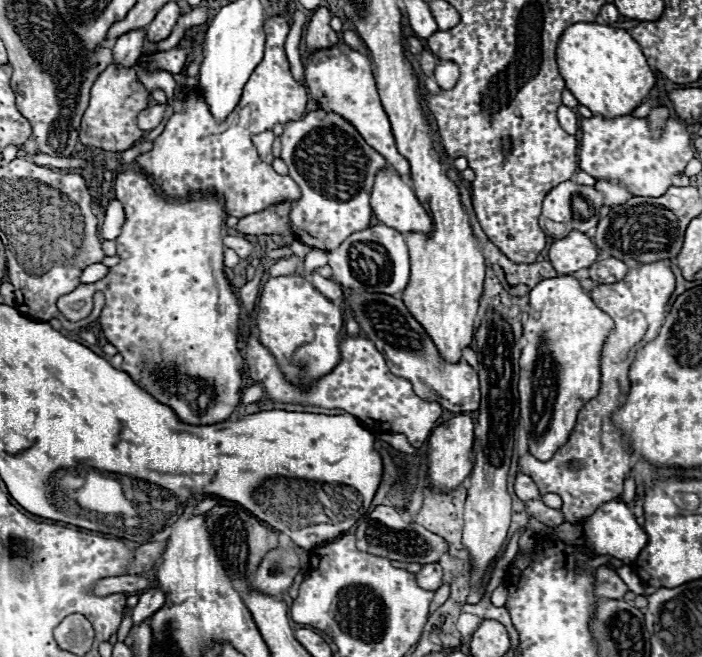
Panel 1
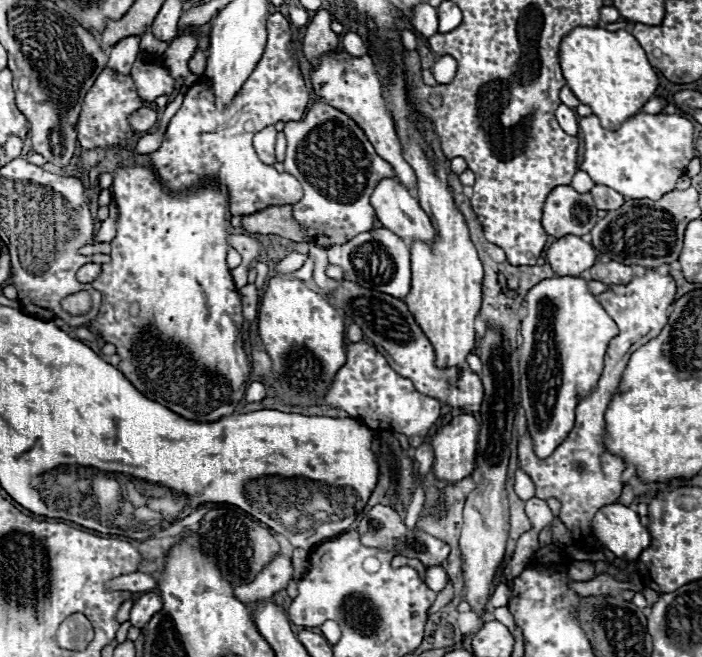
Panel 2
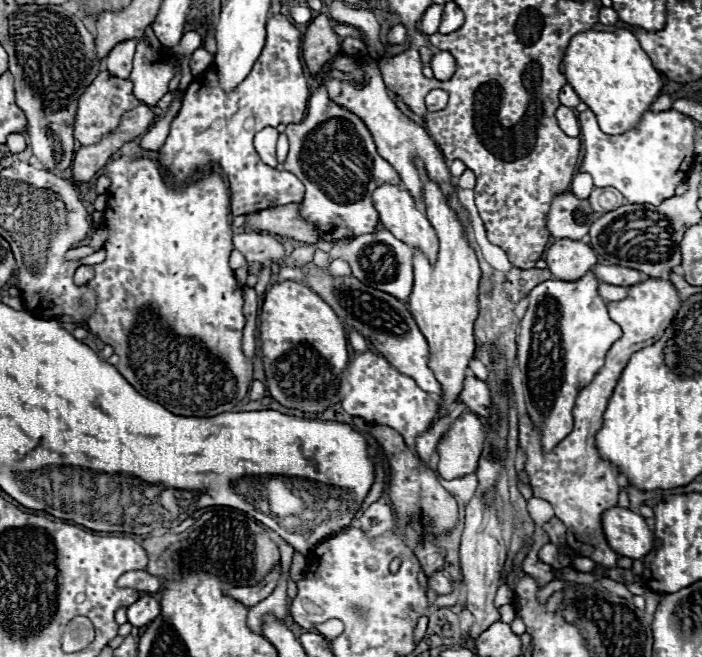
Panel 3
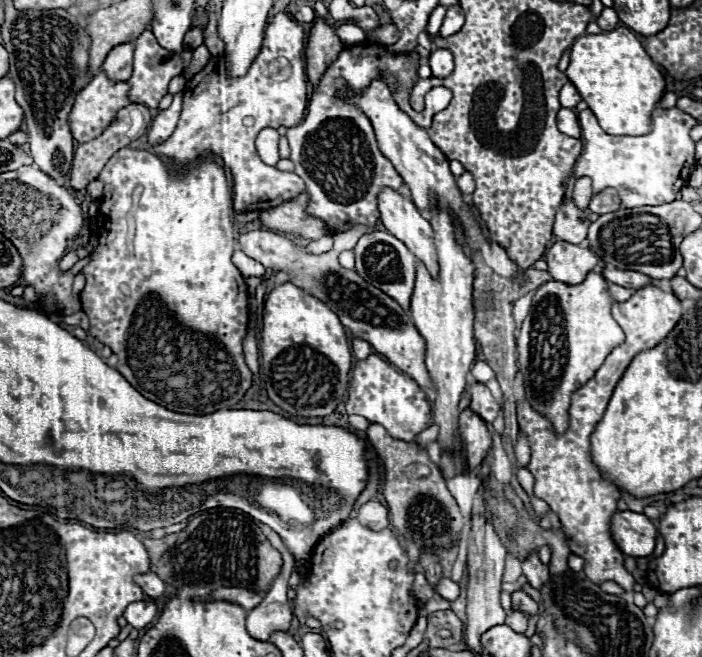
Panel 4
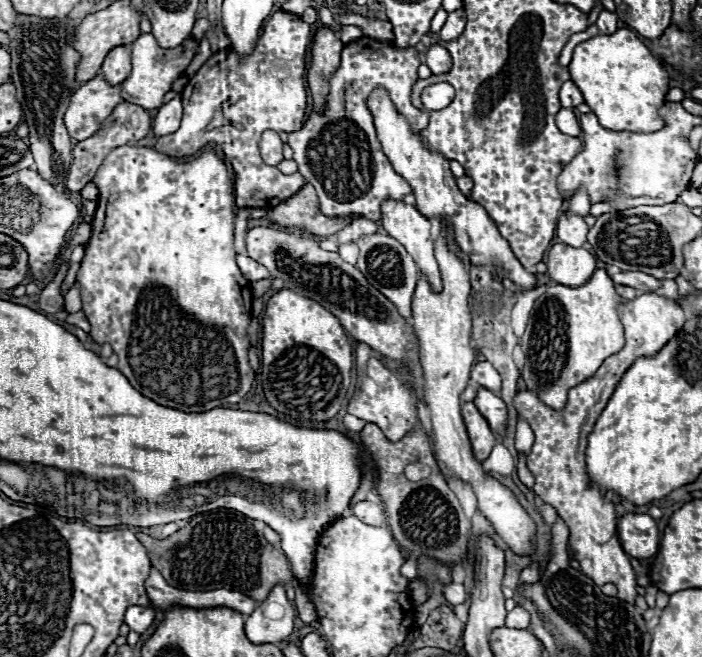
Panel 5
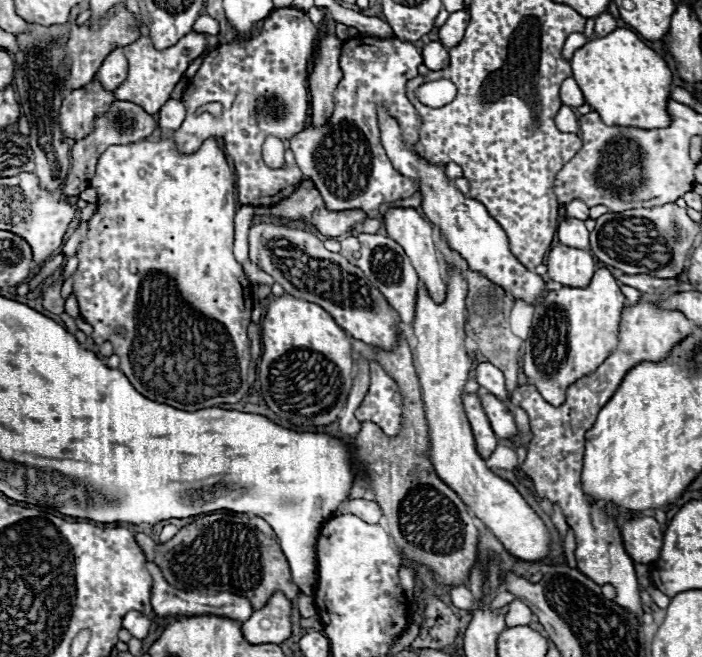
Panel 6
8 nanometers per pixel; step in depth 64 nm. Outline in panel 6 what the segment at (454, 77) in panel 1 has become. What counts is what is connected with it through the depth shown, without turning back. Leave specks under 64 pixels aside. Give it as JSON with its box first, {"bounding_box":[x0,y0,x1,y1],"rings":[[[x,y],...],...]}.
{"bounding_box":[422,42,448,70],"rings":[[[430,42],[424,46],[422,50],[422,56],[424,56],[424,64],[430,68],[430,70],[444,70],[446,68],[446,62],[448,62],[448,50],[440,44],[440,42]]]}

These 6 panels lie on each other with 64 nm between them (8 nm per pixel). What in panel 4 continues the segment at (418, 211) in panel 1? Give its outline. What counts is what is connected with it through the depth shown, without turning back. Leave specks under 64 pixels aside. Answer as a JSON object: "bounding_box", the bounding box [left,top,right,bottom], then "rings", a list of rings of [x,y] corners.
{"bounding_box":[378,190,438,276],"rings":[[[380,190],[378,194],[378,210],[380,220],[386,230],[402,240],[410,252],[426,264],[430,274],[438,276],[438,260],[436,260],[436,246],[434,246],[434,232],[430,222],[422,218],[418,208],[412,200],[402,196],[396,190]]]}

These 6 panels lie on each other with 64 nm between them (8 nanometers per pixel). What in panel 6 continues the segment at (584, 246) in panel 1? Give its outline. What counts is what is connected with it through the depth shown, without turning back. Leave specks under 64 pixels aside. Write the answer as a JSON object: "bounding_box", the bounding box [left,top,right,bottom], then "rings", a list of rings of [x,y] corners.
{"bounding_box":[546,244,596,286],"rings":[[[560,244],[548,252],[546,266],[548,278],[560,282],[562,286],[588,286],[596,270],[596,260],[586,250]]]}

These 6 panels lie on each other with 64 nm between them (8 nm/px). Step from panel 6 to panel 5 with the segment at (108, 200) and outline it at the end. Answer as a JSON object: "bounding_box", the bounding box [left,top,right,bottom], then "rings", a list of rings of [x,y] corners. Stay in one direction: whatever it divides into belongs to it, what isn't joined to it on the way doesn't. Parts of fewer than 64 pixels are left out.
{"bounding_box":[78,146,254,412],"rings":[[[120,146],[114,148],[104,164],[100,166],[98,174],[94,176],[94,184],[100,188],[98,210],[92,222],[92,238],[86,244],[86,254],[82,266],[78,270],[80,280],[80,296],[82,296],[82,310],[92,326],[90,336],[98,344],[110,344],[114,354],[118,354],[118,370],[130,380],[130,384],[142,392],[146,398],[174,408],[182,412],[206,412],[212,408],[222,408],[224,404],[238,404],[252,386],[254,372],[248,364],[248,336],[246,328],[250,322],[250,304],[252,292],[250,282],[242,276],[234,256],[234,218],[236,218],[236,204],[234,204],[234,184],[228,176],[224,162],[216,156],[212,148],[202,150],[196,158],[174,158],[158,154],[154,148],[136,148],[136,146]]]}

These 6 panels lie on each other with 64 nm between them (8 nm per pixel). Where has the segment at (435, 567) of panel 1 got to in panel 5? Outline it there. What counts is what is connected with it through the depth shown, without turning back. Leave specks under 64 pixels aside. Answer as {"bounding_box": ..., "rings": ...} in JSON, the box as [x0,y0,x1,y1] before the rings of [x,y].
{"bounding_box":[444,584,466,606],"rings":[[[446,584],[444,586],[444,596],[446,596],[446,600],[452,604],[452,606],[456,606],[456,604],[462,604],[464,602],[464,598],[466,598],[466,590],[464,590],[464,586],[462,584]]]}

